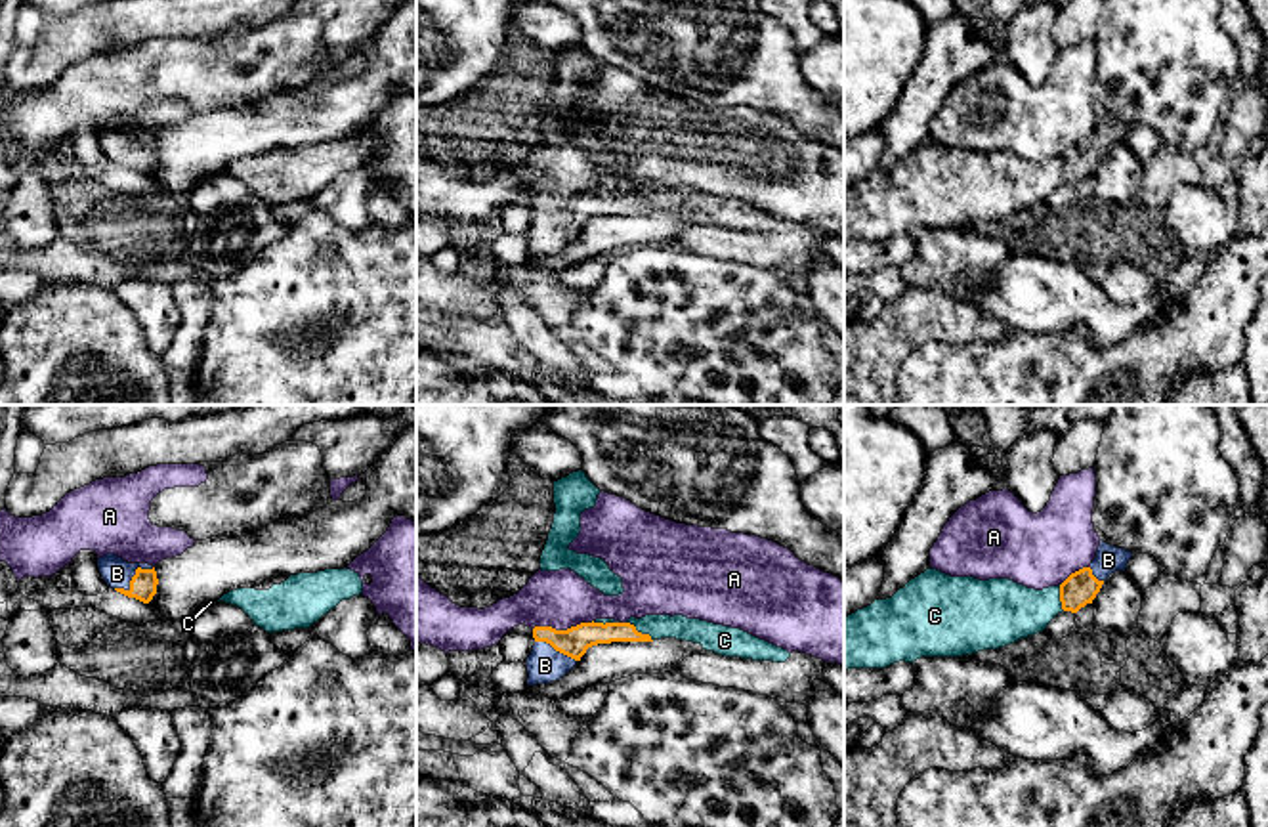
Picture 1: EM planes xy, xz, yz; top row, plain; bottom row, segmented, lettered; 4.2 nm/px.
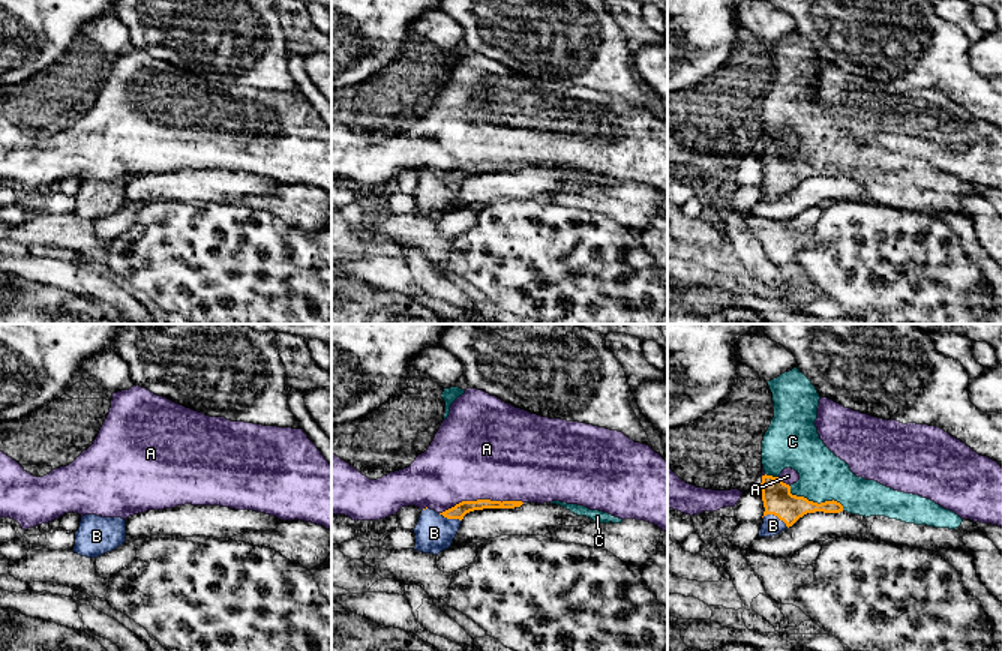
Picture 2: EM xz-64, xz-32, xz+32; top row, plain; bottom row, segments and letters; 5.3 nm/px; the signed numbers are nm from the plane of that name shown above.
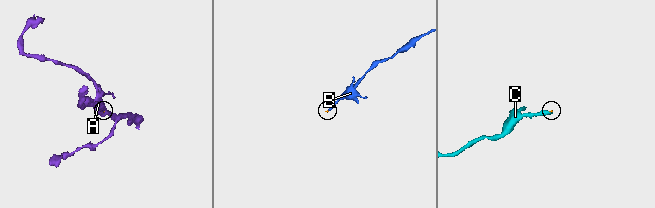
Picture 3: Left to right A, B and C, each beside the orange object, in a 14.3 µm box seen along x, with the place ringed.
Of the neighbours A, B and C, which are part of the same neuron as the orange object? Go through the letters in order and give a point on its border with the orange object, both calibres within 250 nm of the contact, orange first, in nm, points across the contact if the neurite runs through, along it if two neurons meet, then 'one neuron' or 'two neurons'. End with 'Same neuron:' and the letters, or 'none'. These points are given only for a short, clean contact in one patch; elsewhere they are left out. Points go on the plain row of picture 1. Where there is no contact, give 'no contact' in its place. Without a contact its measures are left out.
A: xz (562, 203) | 130/240 nm | two neurons
B: xy (132, 149) | 110/120 nm | across xy (144, 155), (132, 149), (117, 146) | one neuron
C: xz (640, 205) | 110/100 nm | one neuron
Same neuron: B, C

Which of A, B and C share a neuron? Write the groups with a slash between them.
A / B C

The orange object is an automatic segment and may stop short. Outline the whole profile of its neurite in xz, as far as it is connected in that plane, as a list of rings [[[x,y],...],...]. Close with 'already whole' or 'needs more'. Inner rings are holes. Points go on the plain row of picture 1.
[[[684,187],[630,189],[626,195],[596,191],[567,202],[533,201],[535,218],[527,229],[527,258],[563,250],[588,220],[611,214],[653,214],[676,210],[701,216],[703,223],[680,235],[687,252],[737,260],[810,279],[815,271],[814,252],[825,250],[825,233],[777,220],[741,201],[714,197]]] | needs more

